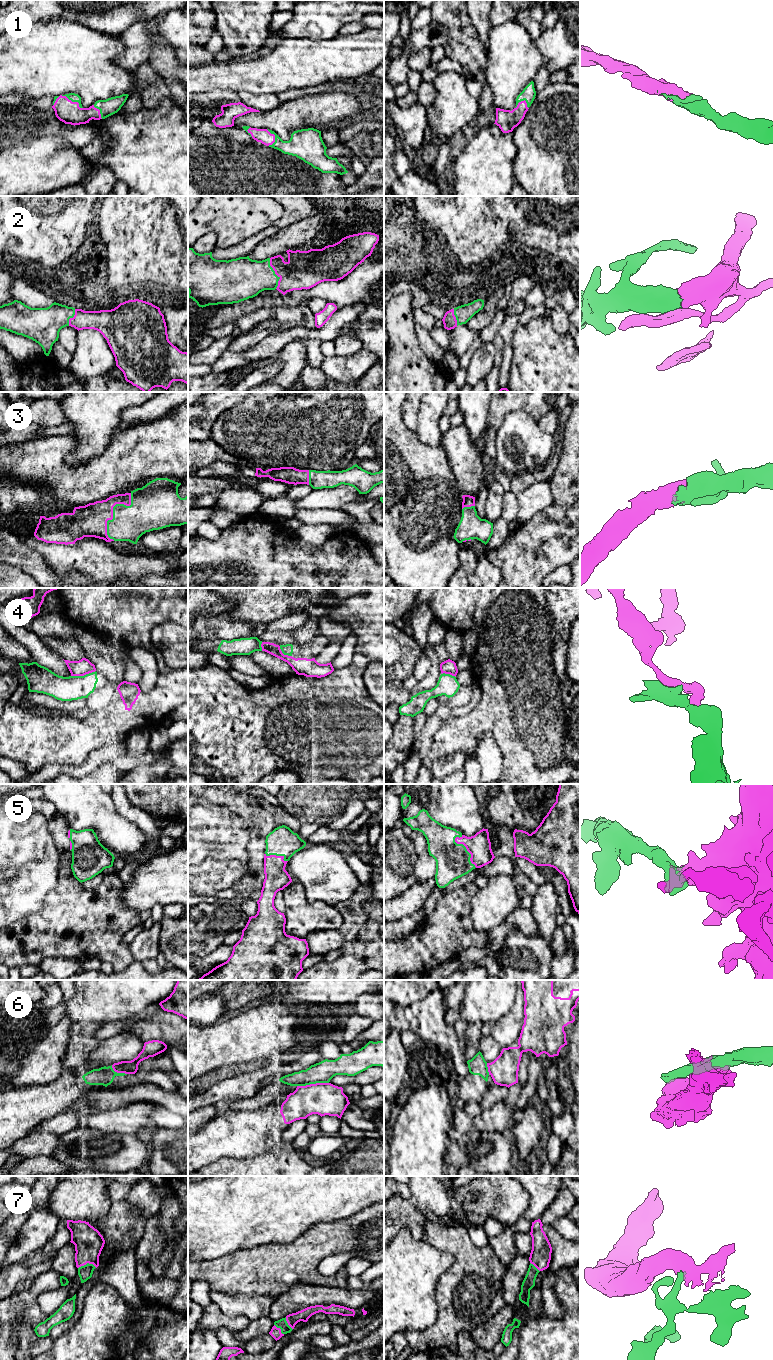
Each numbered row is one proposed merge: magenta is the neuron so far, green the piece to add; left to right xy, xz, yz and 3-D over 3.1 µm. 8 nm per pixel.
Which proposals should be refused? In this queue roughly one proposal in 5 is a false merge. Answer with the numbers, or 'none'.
4, 6

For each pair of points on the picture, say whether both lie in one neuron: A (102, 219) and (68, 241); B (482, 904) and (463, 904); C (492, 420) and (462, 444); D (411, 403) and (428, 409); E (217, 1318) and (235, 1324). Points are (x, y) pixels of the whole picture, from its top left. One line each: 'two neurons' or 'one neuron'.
A: two neurons
B: two neurons
C: two neurons
D: two neurons
E: one neuron

